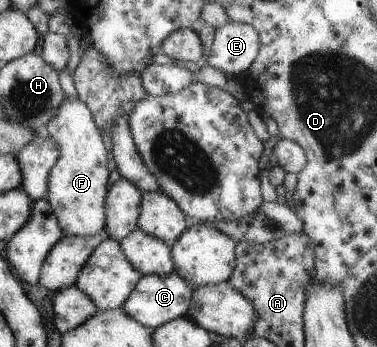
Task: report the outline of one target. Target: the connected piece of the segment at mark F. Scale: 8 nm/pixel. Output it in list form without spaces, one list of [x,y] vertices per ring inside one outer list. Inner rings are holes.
[[[78,96],[66,97],[64,102],[59,104],[57,113],[47,122],[43,131],[56,139],[60,147],[59,157],[48,173],[48,188],[45,197],[49,200],[63,233],[71,236],[98,234],[105,228],[105,202],[109,189],[110,172],[107,168],[109,155],[107,155],[101,131],[95,123],[91,110]]]

